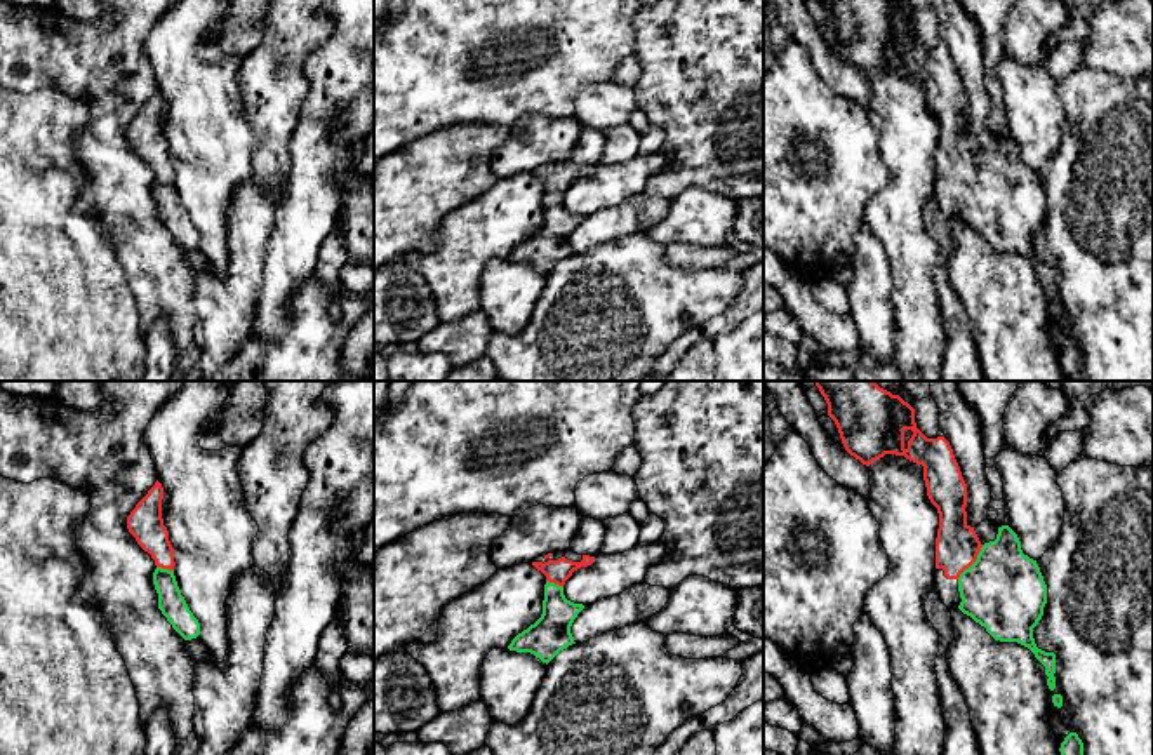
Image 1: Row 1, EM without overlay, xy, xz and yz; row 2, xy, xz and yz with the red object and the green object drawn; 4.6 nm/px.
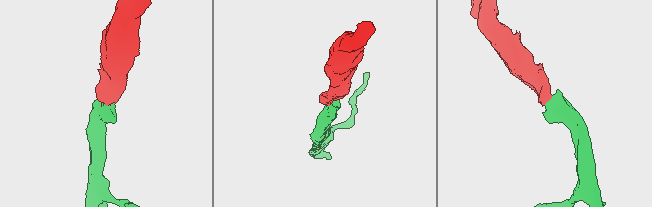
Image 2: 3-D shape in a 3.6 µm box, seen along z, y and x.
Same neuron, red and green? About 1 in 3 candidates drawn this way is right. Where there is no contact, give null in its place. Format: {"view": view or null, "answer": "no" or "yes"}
{"view": "yz", "answer": "yes"}

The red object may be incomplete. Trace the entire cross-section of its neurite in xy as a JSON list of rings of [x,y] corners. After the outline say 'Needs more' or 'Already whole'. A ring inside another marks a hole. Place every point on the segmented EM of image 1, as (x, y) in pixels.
[[[157,480],[127,517],[127,529],[155,560],[153,585],[158,593],[158,609],[184,640],[191,640],[200,635],[200,623],[190,611],[174,576],[174,548],[163,525],[162,499],[163,487]]]. Needs more

